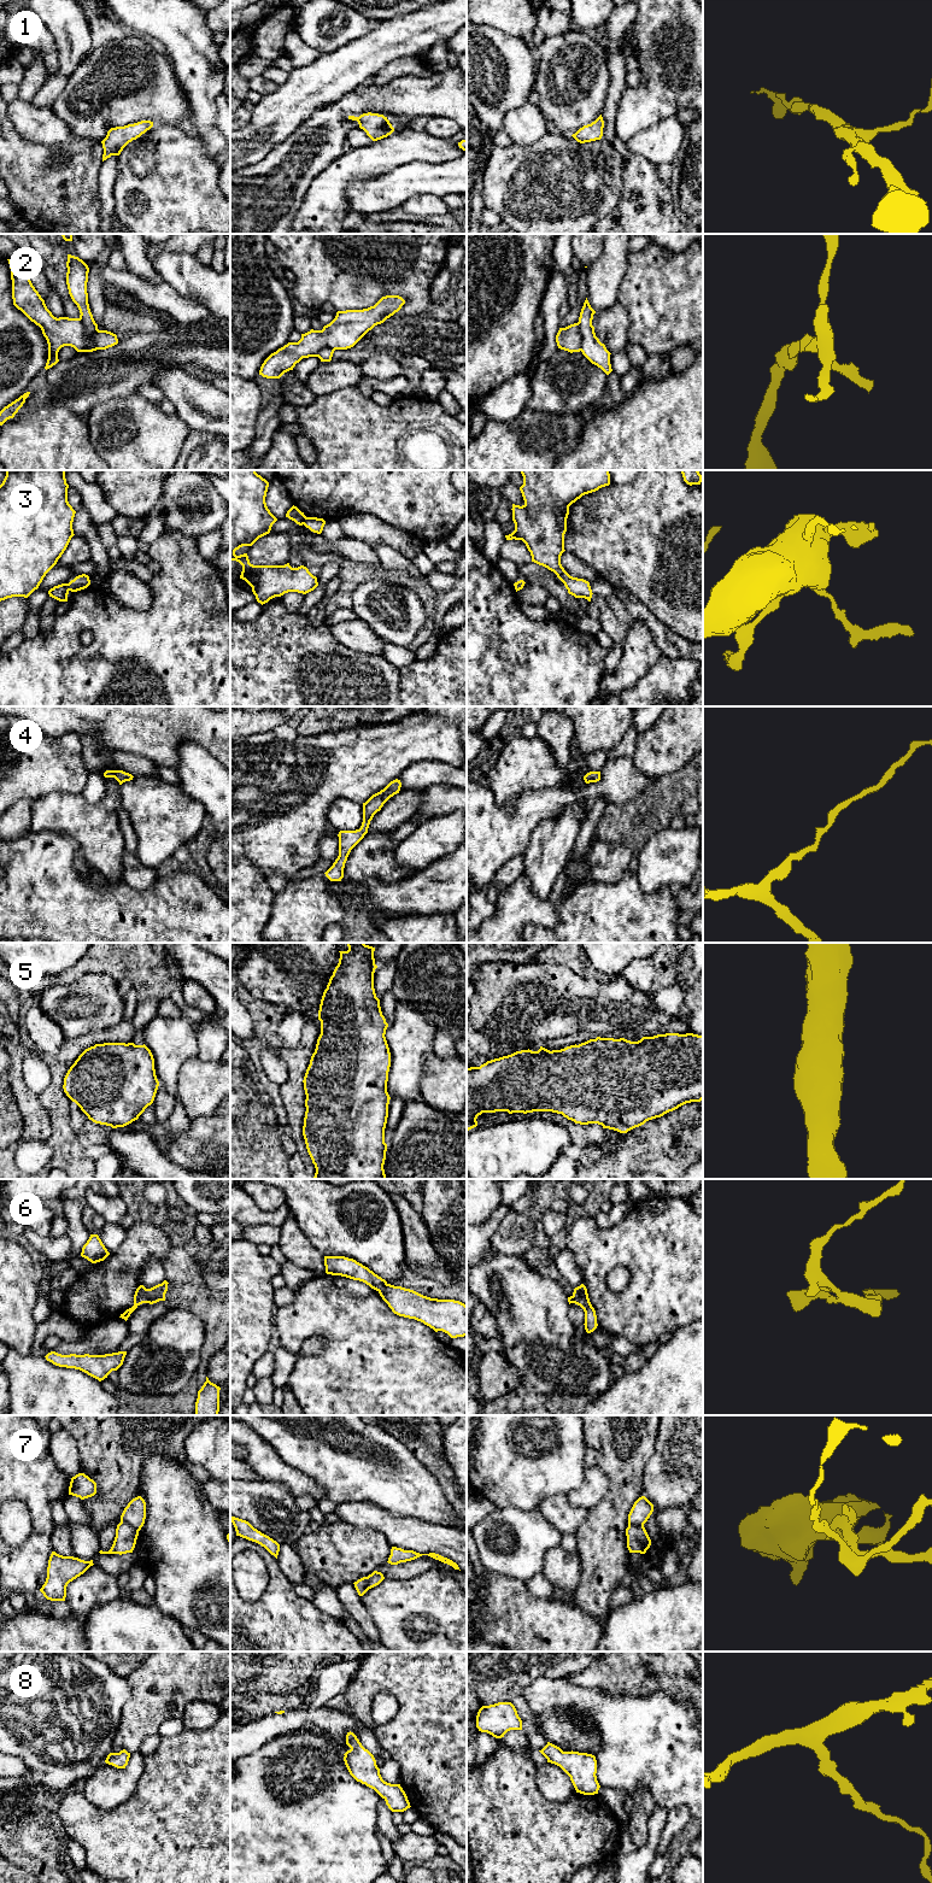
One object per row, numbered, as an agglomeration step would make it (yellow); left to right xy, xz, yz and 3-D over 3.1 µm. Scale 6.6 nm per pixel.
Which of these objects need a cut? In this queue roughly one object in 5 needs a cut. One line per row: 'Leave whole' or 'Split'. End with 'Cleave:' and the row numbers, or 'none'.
1: Leave whole
2: Split
3: Split
4: Leave whole
5: Leave whole
6: Split
7: Split
8: Leave whole
Cleave: 2, 3, 6, 7

